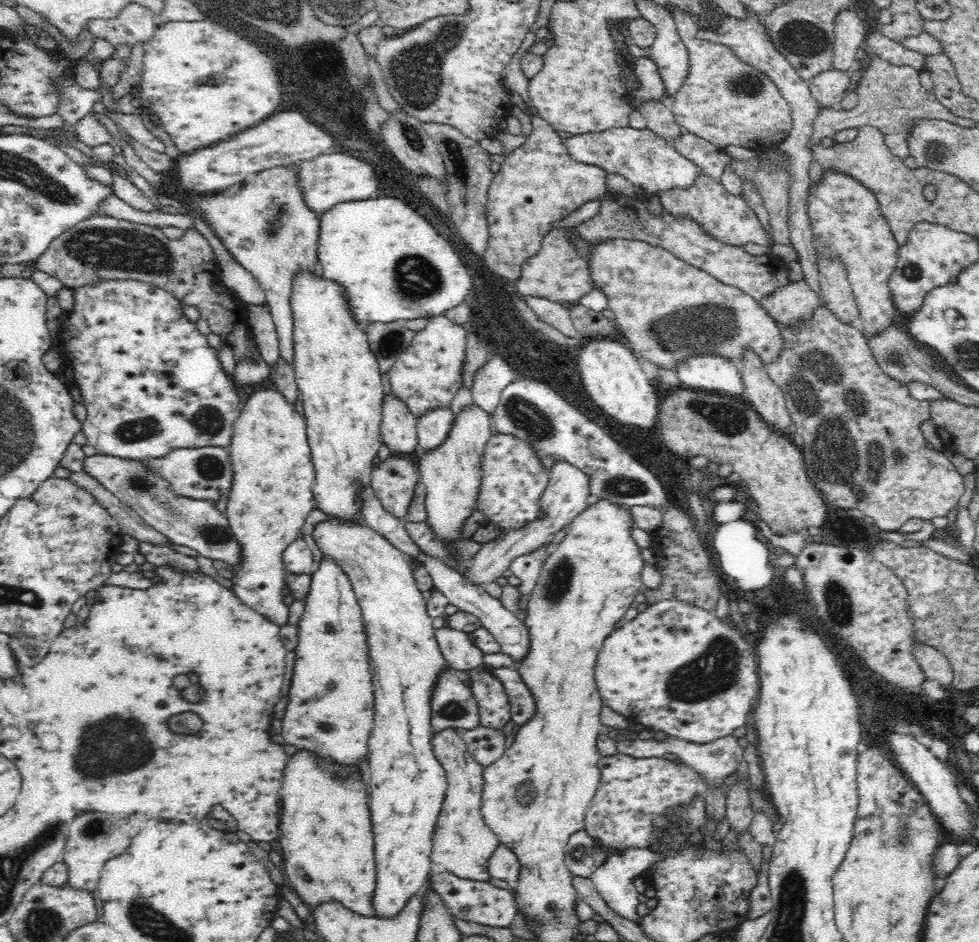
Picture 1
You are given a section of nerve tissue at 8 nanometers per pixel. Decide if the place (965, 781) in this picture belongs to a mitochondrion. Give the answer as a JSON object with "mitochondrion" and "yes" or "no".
{"mitochondrion":"no"}

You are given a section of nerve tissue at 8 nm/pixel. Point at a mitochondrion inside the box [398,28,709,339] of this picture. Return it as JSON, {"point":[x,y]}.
{"point":[464,173]}

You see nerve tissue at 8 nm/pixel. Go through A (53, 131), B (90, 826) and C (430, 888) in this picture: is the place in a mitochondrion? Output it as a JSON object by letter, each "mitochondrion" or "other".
{"A":"other","B":"mitochondrion","C":"other"}

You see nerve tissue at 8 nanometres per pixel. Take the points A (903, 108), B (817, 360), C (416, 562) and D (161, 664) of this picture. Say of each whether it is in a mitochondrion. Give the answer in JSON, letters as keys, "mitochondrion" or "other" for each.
{"A":"mitochondrion","B":"mitochondrion","C":"other","D":"other"}

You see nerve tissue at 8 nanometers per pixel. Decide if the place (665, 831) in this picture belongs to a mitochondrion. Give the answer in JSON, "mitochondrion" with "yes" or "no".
{"mitochondrion":"no"}

